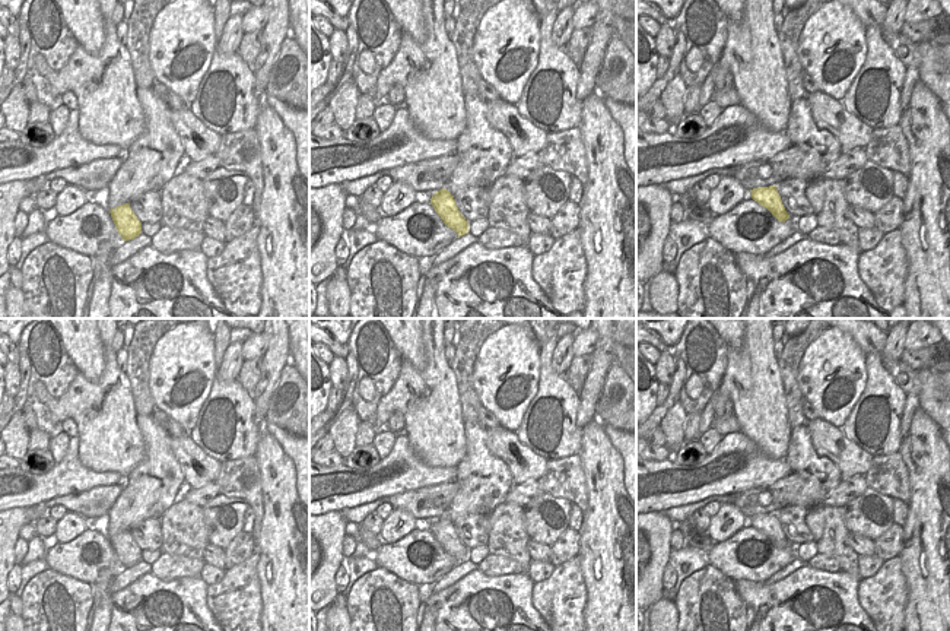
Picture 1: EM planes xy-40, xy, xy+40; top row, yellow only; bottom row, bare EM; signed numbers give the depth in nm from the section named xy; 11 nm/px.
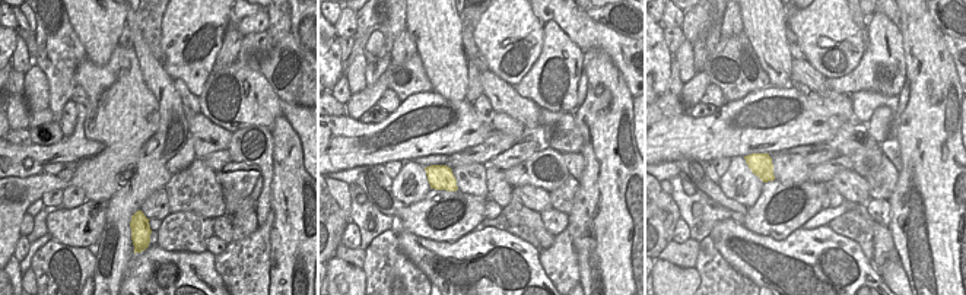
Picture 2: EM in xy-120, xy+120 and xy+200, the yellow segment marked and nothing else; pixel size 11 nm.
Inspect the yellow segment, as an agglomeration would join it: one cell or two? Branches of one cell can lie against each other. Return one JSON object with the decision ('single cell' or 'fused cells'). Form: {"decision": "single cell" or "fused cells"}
{"decision": "single cell"}

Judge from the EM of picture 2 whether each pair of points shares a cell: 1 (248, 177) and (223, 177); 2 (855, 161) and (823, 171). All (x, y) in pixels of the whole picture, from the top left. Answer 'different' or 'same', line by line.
1: same
2: same

